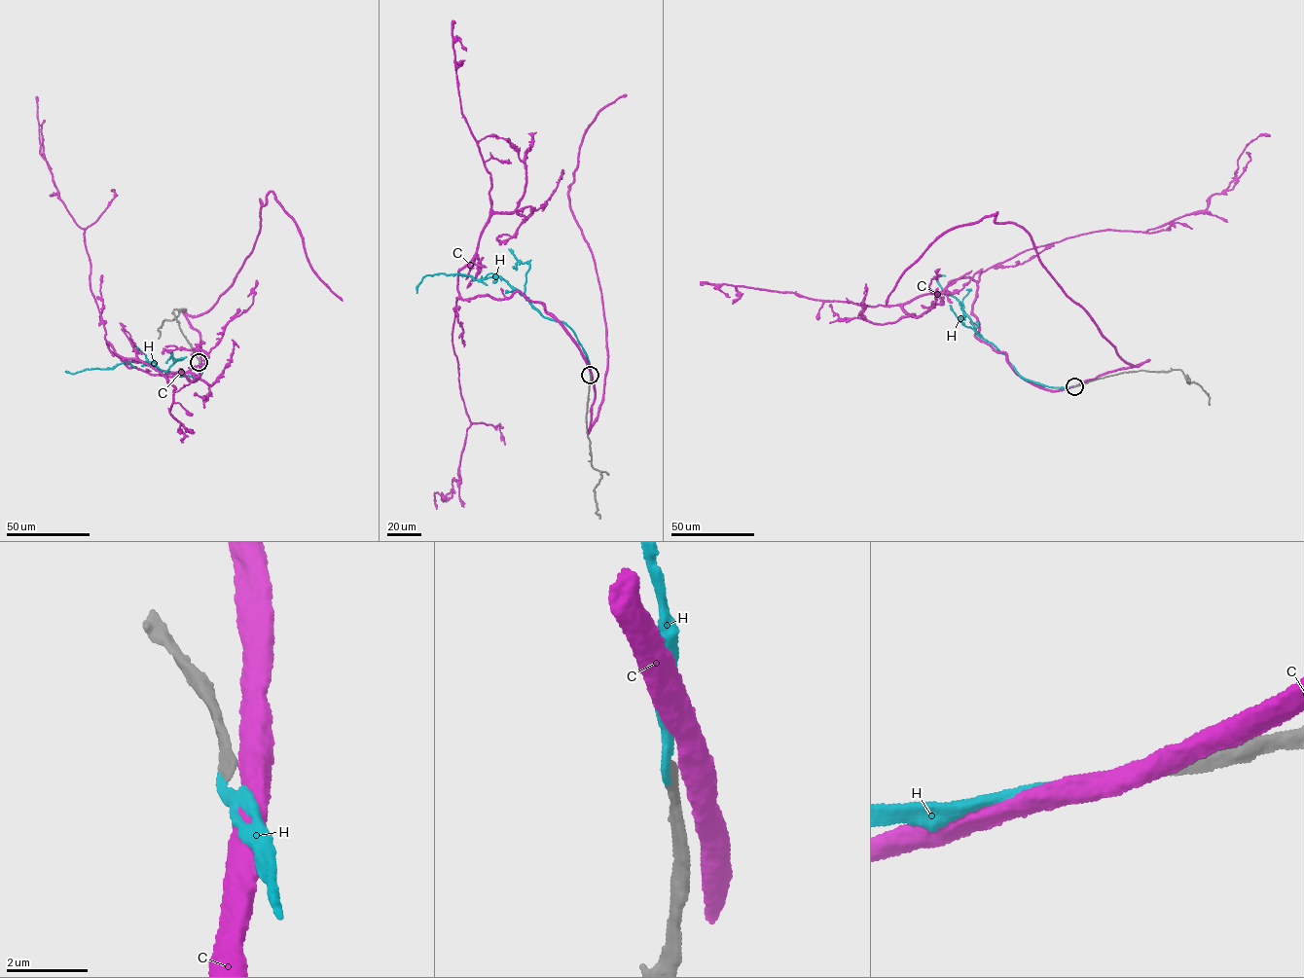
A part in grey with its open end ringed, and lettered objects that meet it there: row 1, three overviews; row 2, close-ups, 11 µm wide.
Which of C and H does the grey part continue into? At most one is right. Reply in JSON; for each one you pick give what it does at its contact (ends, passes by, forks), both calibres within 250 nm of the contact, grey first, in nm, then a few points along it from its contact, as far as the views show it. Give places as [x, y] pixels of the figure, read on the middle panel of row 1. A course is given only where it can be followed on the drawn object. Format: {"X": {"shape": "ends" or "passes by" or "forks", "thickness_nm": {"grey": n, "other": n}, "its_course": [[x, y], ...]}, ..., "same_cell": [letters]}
{"H": {"shape": "ends", "thickness_nm": {"grey": 240, "other": 200}, "its_course": [[590, 375], [586, 353], [573, 331], [563, 322], [544, 317], [503, 279], [425, 275], [416, 293]]}, "same_cell": ["H"]}

